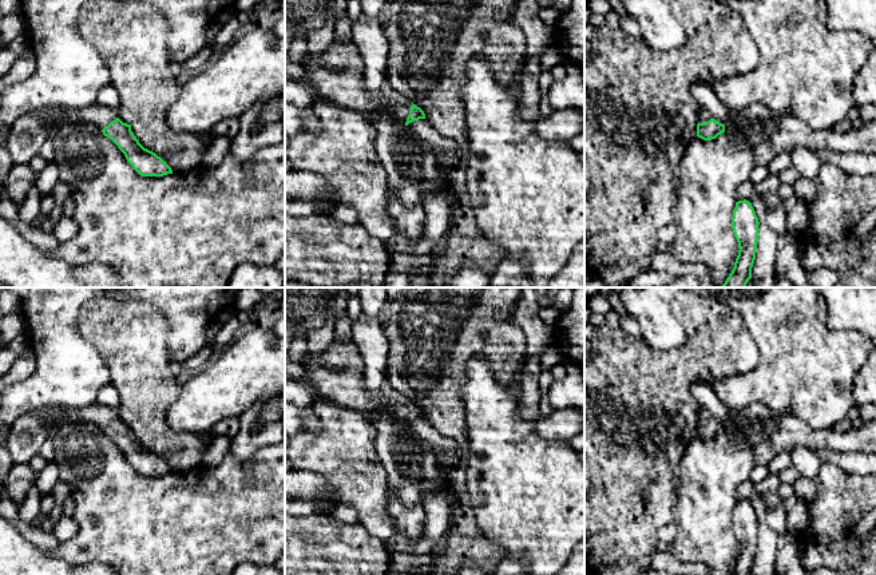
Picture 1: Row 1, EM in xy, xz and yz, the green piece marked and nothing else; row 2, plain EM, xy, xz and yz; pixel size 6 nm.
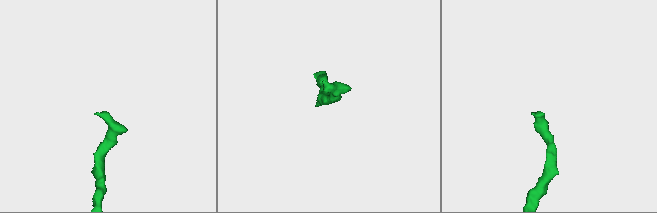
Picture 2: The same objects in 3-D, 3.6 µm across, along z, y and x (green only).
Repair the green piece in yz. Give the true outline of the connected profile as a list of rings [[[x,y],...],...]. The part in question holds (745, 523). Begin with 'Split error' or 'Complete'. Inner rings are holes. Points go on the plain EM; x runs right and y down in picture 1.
Complete. [[[746,499],[736,501],[732,528],[738,542],[738,555],[729,575],[752,575],[758,540],[758,518],[752,503]]]

